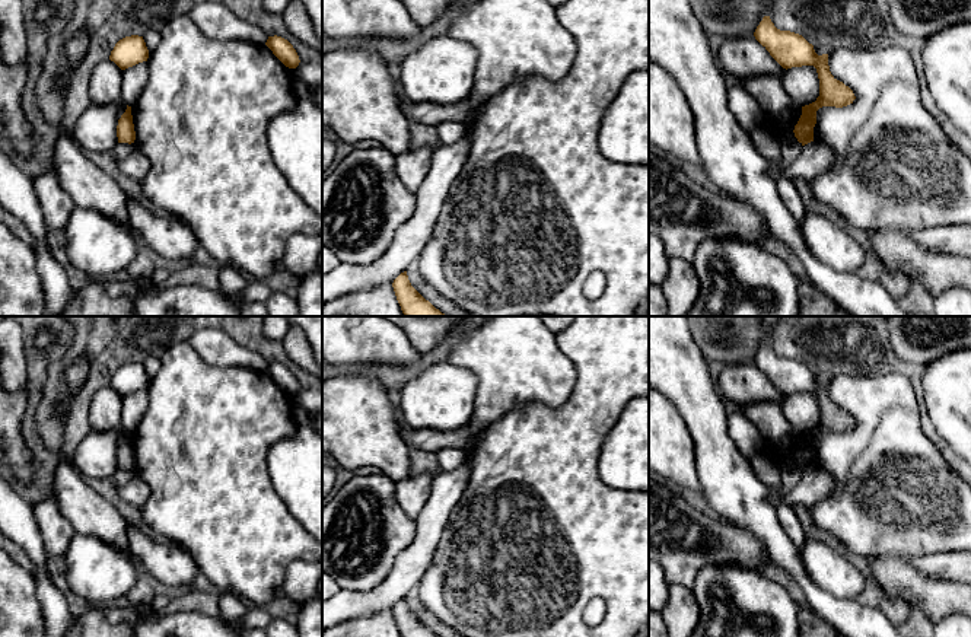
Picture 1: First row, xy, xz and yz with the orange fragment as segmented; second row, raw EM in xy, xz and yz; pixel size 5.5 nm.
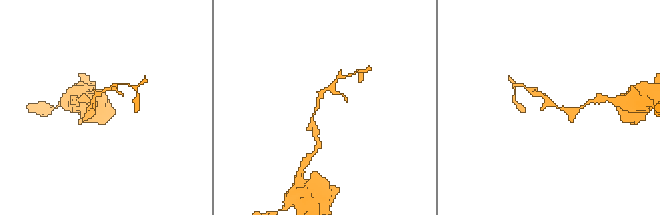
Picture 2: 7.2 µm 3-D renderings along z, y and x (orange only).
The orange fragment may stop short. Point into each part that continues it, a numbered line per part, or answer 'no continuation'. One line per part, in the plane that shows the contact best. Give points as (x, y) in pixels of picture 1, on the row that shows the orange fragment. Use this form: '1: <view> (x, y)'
no continuation

